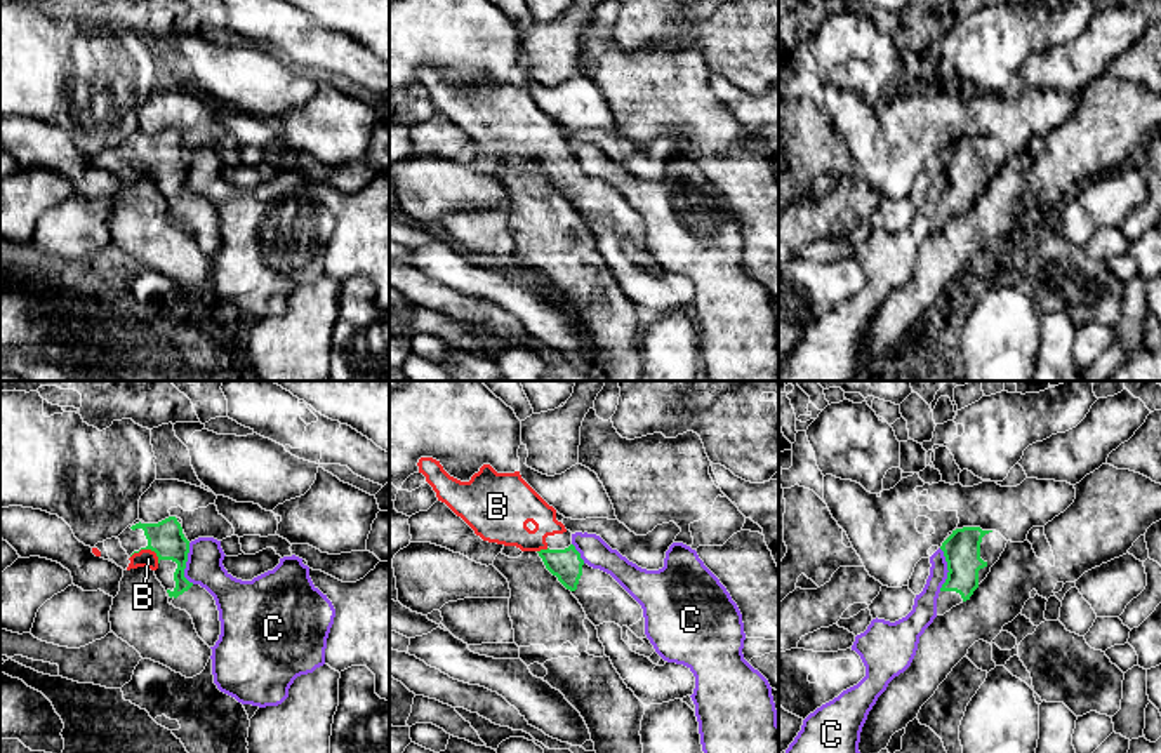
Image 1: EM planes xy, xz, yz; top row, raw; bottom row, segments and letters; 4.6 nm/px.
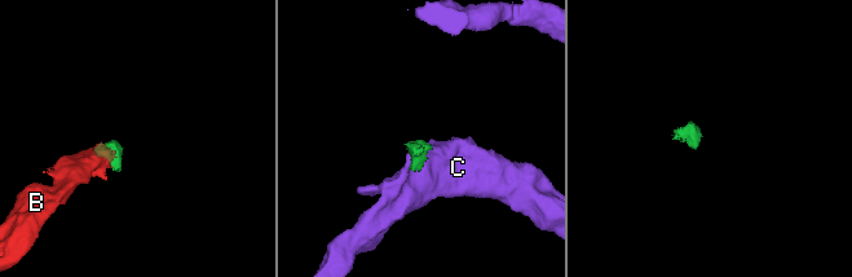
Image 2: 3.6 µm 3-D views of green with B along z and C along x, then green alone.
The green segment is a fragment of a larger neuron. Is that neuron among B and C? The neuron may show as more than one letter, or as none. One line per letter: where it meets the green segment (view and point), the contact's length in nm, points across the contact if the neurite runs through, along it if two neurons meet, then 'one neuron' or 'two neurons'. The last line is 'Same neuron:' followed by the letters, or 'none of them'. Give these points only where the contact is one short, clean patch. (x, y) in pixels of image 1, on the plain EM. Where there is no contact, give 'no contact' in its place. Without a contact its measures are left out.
B: meets green in xy at (148, 159); contact 140 nm long; runs through xy (165, 148), (148, 159), (148, 169); one neuron
C: meets green in xy at (185, 174); contact 190 nm long; border along xy (190, 153), (185, 186), (193, 193); two neurons
Same neuron: B

